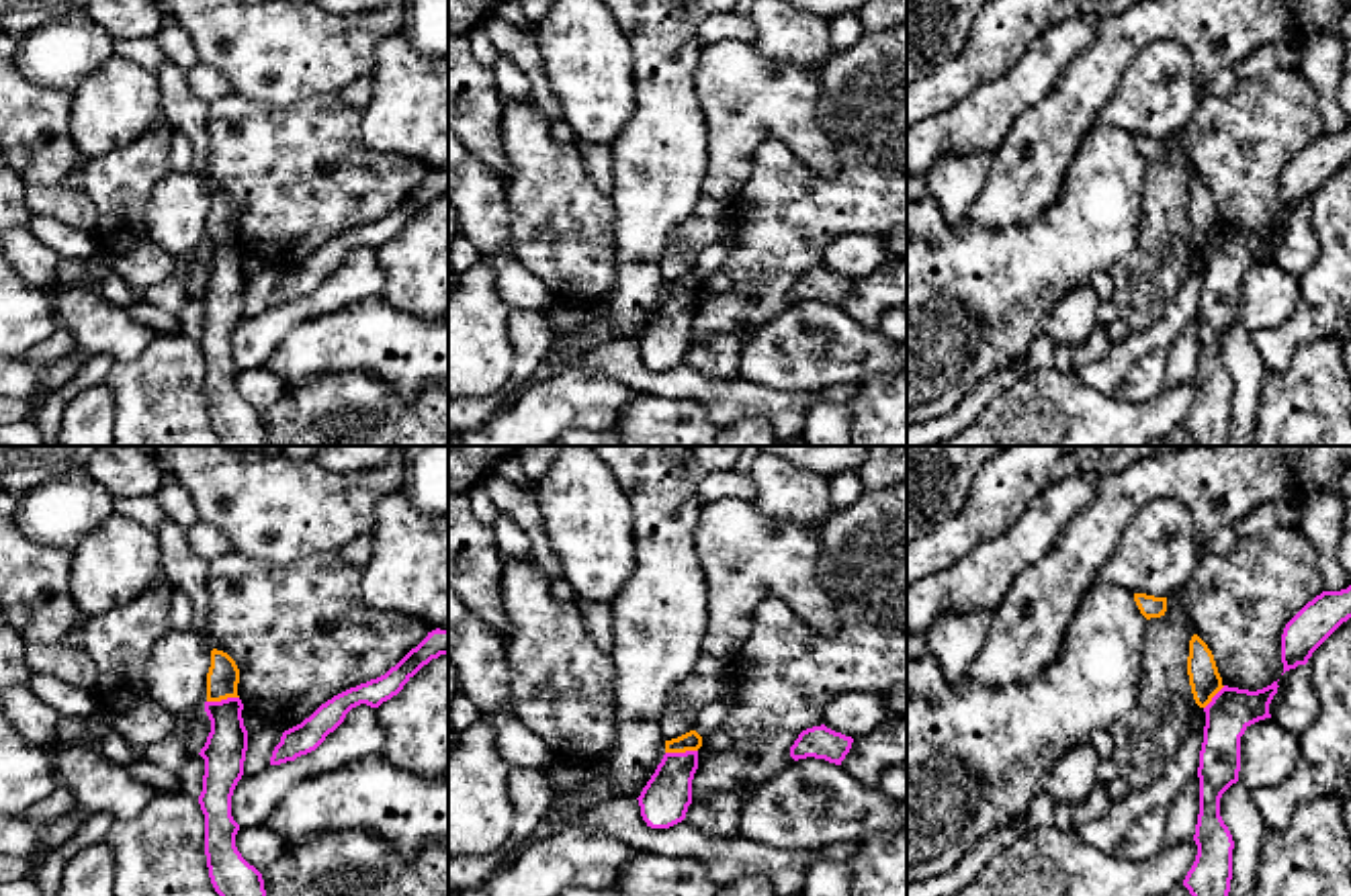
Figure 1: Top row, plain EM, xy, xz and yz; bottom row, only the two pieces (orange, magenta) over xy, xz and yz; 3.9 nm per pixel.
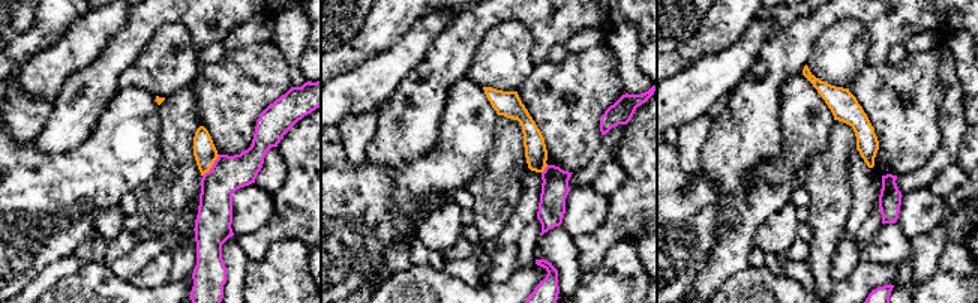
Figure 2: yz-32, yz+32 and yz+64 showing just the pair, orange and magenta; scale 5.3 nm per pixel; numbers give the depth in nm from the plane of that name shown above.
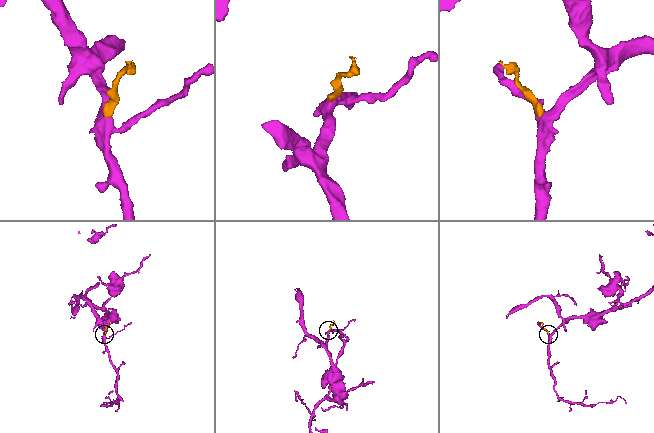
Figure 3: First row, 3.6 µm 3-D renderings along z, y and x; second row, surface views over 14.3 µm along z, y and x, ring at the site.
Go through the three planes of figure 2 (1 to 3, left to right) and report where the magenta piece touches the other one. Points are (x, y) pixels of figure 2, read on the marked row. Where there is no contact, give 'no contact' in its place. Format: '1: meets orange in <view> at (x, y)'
1: meets orange in yz-32 at (212, 165)
2: meets orange in yz+32 at (543, 170)
3: no contact

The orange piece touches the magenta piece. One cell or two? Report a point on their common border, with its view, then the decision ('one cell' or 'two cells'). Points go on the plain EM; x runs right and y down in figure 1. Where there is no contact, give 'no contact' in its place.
contact xy (222, 240); two cells

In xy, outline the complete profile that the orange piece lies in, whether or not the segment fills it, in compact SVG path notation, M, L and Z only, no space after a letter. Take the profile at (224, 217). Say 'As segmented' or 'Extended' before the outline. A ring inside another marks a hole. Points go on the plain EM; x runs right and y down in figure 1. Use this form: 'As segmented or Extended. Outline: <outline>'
As segmented. Outline: M211 192L211 209L207 215L207 243L221 243L237 237L239 211L235 203L223 194Z

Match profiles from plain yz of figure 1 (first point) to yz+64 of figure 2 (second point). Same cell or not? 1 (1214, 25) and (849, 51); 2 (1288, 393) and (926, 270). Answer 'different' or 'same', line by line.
1: different
2: different

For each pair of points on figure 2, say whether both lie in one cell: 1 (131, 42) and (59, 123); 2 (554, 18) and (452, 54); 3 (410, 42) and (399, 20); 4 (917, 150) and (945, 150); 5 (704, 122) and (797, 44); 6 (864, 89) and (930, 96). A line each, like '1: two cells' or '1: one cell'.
1: one cell
2: one cell
3: two cells
4: two cells
5: two cells
6: one cell

